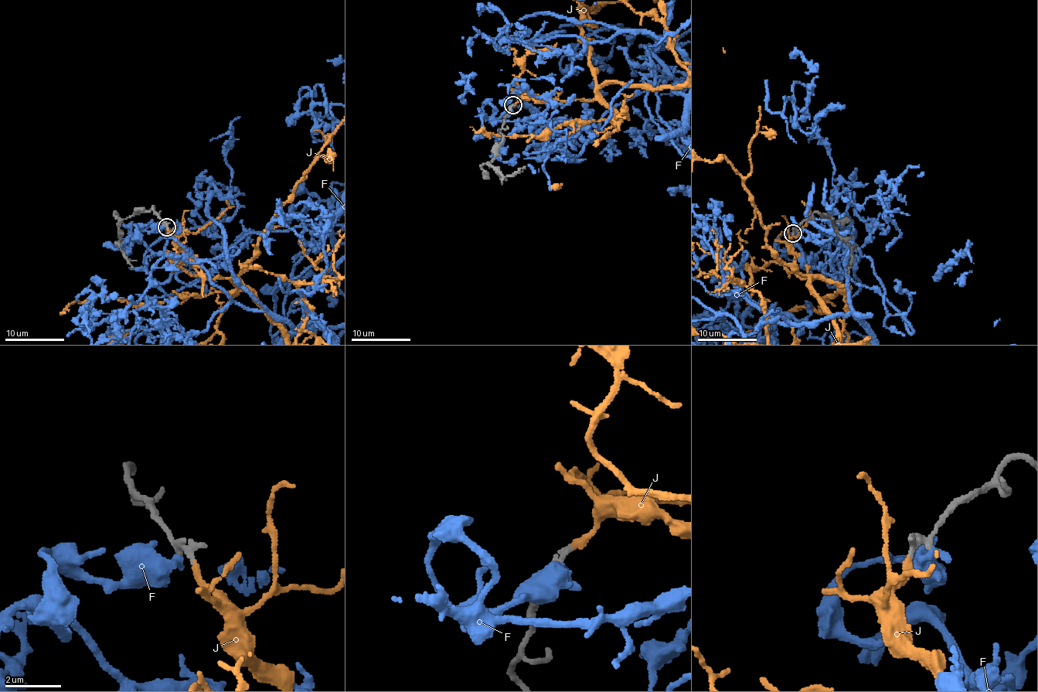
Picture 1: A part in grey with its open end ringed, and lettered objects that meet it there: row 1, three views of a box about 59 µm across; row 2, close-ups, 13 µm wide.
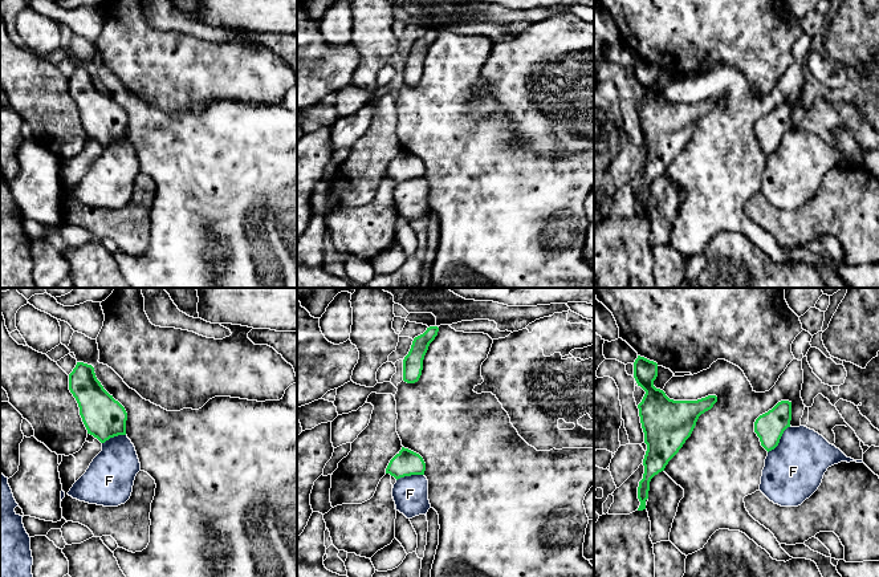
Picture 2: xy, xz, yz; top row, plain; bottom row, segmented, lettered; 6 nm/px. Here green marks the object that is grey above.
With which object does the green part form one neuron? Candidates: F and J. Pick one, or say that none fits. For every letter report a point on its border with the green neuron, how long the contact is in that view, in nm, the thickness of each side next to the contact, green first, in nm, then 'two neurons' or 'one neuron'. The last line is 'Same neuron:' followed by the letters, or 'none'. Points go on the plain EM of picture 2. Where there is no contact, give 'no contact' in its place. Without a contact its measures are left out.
F: yz (780, 141) | 220 nm | 180/360 nm | two neurons
J: no contact | one neuron
Same neuron: J

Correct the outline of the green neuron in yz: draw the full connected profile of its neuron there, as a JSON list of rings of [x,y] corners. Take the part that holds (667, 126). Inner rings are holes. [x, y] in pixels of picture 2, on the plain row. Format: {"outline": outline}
{"outline": [[[638,58],[634,65],[634,81],[646,97],[638,107],[647,154],[643,162],[644,176],[639,184],[638,214],[646,212],[650,184],[664,174],[668,164],[679,155],[691,139],[701,117],[717,105],[716,98],[697,103],[674,103],[654,89],[658,80],[658,66]]]}

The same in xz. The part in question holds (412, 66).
{"outline": [[[430,29],[427,33],[415,40],[408,57],[403,62],[403,84],[415,86],[419,84],[423,73],[423,62],[428,53],[430,46],[438,38],[439,31]]]}

